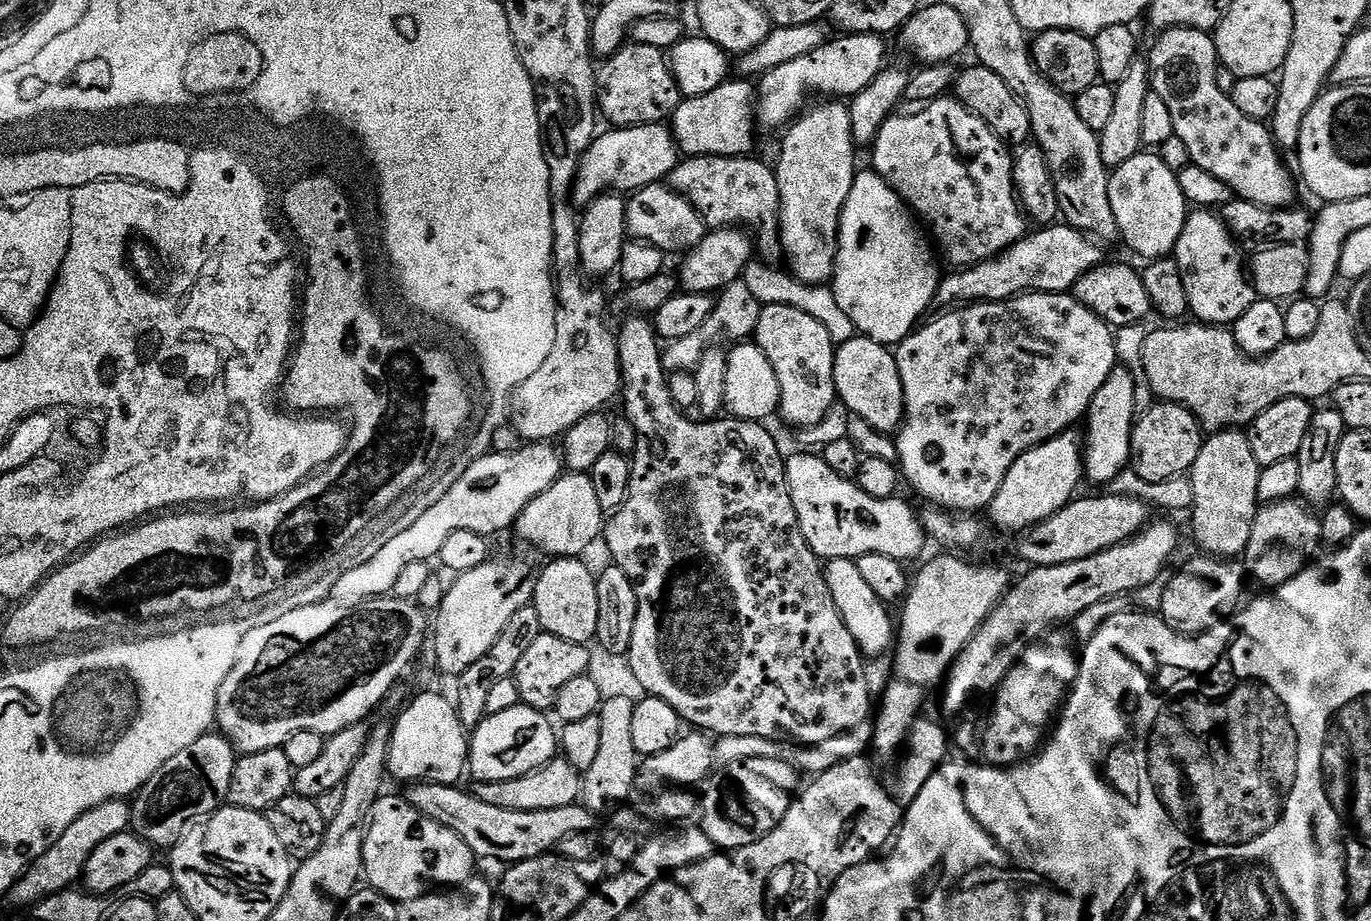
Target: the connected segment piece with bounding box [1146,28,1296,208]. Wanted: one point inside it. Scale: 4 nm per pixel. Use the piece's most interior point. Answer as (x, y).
(1242, 153)

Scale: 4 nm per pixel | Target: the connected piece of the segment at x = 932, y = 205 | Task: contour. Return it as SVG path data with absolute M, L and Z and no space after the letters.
M955 98L935 100L933 104L923 105L917 112L920 112L917 116L900 116L901 114L893 114L888 117L888 121L882 126L882 130L878 130L876 141L870 146L870 152L872 152L871 167L902 197L904 203L915 213L919 223L926 229L927 235L934 241L939 255L941 257L944 255L945 258L952 263L951 267L953 269L972 268L975 264L981 264L987 260L995 260L1001 252L1005 252L1010 246L1014 246L1020 241L1030 228L1029 221L1026 219L1022 211L1022 205L1016 195L1016 188L1012 185L1013 157L1010 155L1010 152L1008 156L1007 150L1009 151L1009 149L1006 147L1005 141L996 136L994 132L990 130L990 126L986 126L986 122L982 122L982 118L978 118L965 104L961 104L960 101Z

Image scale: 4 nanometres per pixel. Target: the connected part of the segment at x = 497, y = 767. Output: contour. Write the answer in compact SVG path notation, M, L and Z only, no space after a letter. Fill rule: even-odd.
M516 704L502 714L485 716L471 733L467 771L476 782L498 782L530 774L548 764L558 752L558 732L545 713L529 704ZM552 723L552 724L551 724Z

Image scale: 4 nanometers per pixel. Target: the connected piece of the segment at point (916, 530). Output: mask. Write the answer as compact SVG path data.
M804 450L797 453L797 456L787 457L784 473L788 479L790 498L794 502L802 534L810 551L820 557L821 561L827 562L838 558L855 560L856 557L866 554L886 554L886 558L909 562L908 560L914 559L923 550L926 537L924 528L920 525L917 509L912 509L906 501L900 500L901 498L870 498L870 494L866 494L856 485L855 479L834 474L834 470L826 466L823 455L809 454Z

